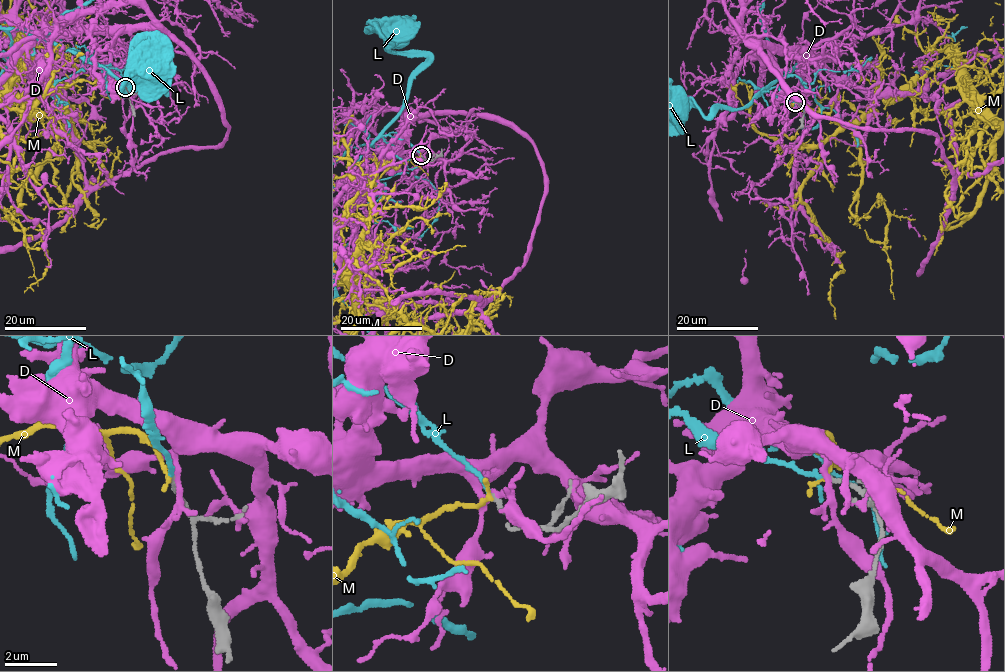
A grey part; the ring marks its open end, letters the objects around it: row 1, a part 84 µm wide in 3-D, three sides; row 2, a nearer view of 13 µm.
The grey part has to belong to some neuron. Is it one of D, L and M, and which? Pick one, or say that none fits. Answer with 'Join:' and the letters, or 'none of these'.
Join: L

